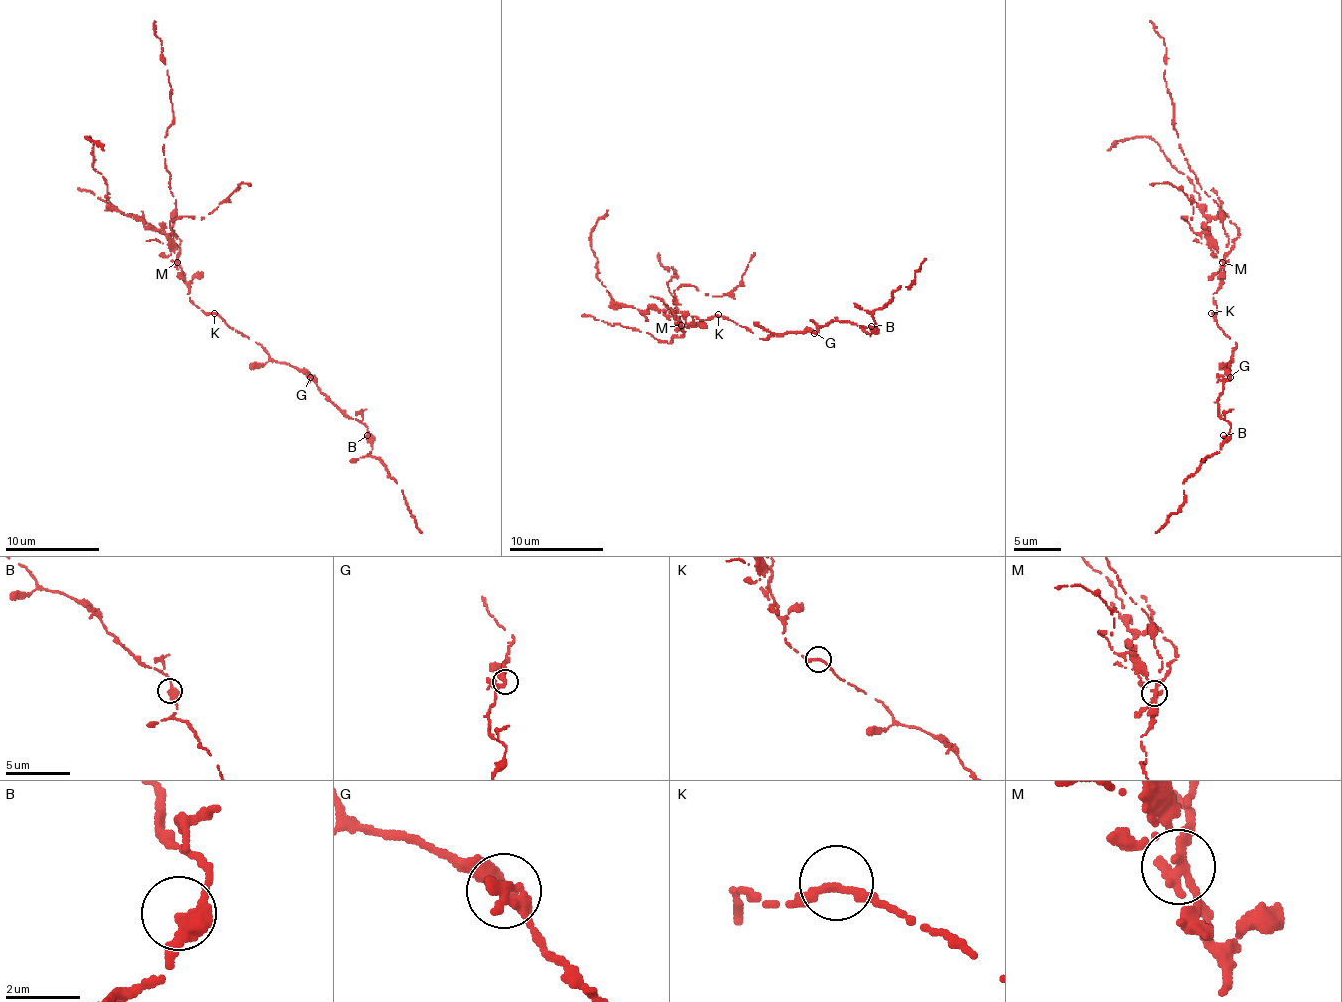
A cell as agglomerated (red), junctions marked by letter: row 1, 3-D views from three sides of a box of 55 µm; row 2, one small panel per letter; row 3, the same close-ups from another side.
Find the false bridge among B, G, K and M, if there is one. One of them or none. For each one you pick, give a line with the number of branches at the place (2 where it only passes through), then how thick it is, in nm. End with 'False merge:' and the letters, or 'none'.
M: 4 branches meet; 280 nm thick
False merge: M

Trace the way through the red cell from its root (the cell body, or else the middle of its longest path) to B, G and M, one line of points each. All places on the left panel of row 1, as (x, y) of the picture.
B: (214, 313), (235, 332), (242, 332), (256, 341), (275, 360), (303, 369), (322, 393), (367, 428), (367, 435)
G: (214, 313), (235, 332), (242, 332), (256, 341), (275, 360), (289, 362), (310, 377)
M: (214, 313), (204, 313), (190, 299), (183, 271), (176, 261)

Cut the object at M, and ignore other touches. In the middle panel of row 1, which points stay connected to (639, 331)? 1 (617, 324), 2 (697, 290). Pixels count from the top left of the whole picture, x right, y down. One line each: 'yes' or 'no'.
1: yes
2: no

